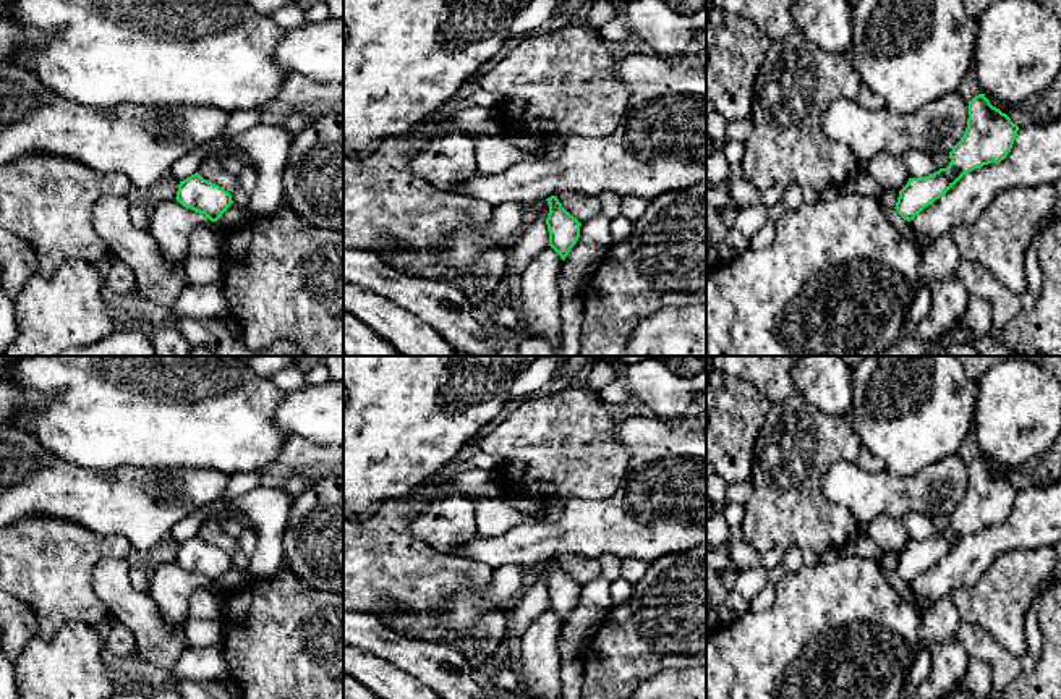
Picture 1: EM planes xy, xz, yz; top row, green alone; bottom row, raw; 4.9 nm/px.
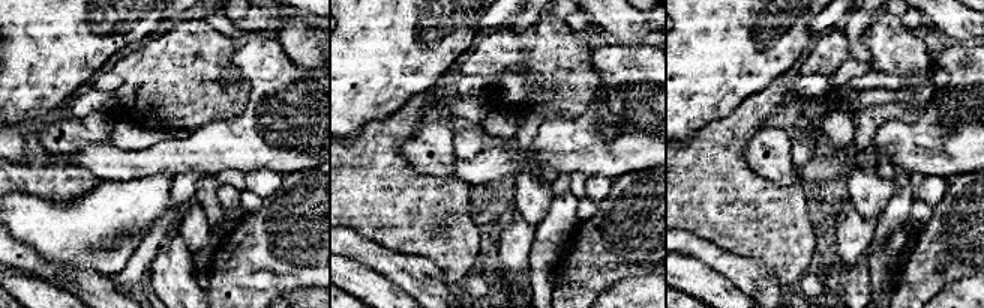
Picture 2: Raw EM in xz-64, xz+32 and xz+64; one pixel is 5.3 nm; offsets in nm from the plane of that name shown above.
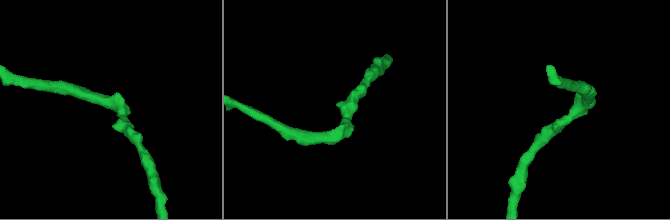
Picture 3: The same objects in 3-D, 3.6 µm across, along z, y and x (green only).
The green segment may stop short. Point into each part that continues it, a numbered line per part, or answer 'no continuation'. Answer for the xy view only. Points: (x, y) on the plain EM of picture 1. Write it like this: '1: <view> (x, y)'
no continuation

